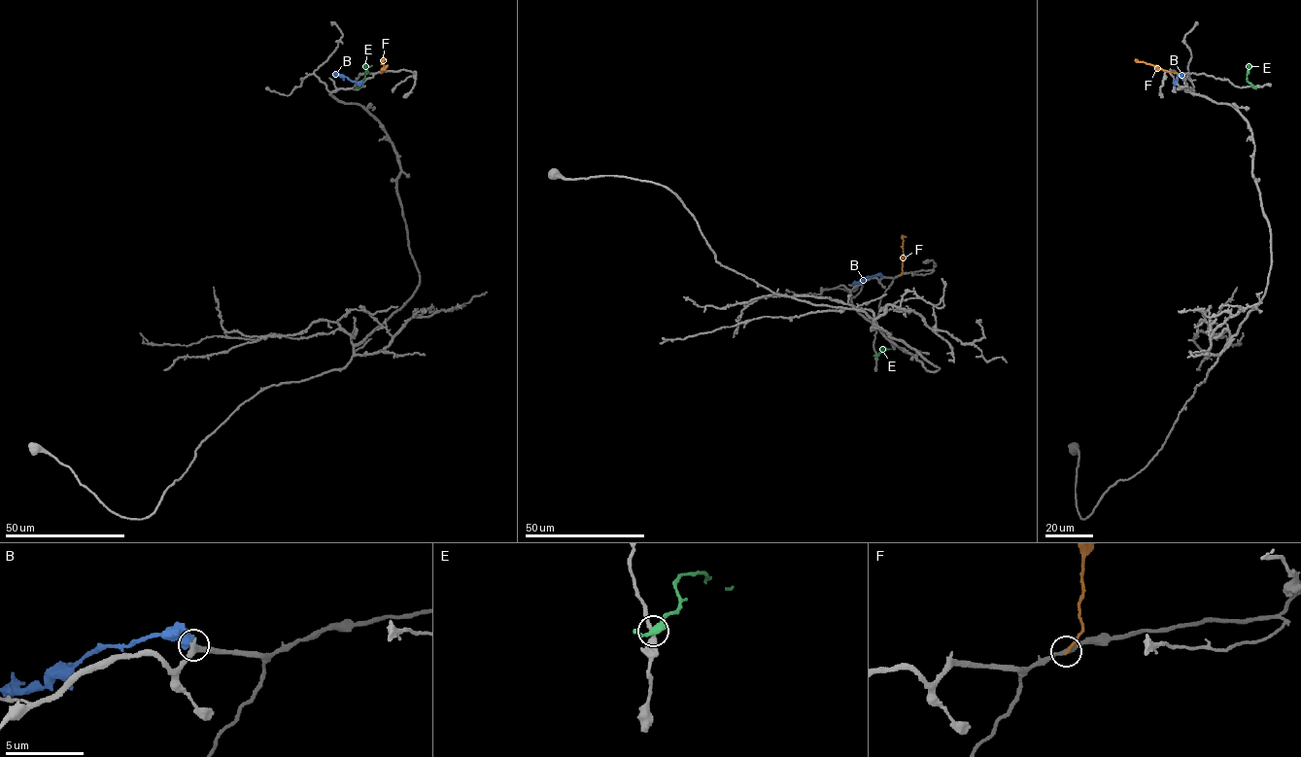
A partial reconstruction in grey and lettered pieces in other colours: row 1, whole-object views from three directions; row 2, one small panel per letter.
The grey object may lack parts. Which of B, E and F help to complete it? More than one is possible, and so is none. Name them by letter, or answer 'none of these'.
none of these

